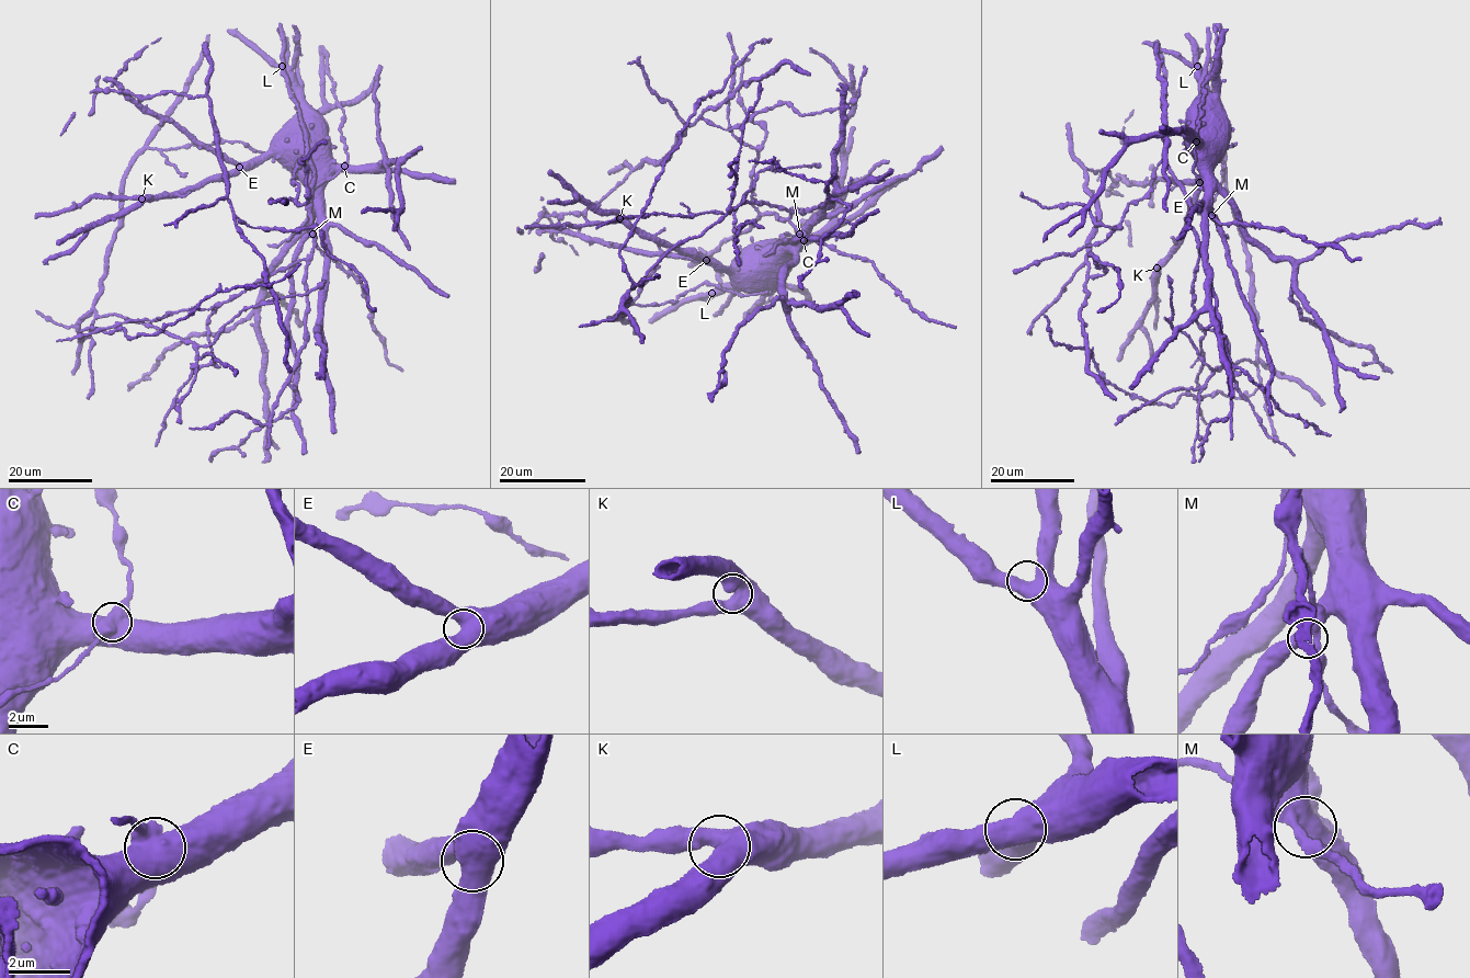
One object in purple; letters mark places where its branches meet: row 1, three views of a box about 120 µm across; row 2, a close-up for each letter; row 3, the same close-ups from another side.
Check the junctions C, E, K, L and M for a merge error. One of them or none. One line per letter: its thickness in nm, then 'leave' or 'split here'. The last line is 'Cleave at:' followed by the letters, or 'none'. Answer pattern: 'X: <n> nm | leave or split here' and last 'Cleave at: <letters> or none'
C: 700 nm | leave
E: 500 nm | leave
K: 550 nm | leave
L: 700 nm | leave
M: 480 nm | leave
Cleave at: none

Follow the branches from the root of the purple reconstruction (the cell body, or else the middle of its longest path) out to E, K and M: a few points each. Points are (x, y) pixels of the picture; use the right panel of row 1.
E: (1200, 111), (1196, 115), (1197, 132), (1206, 158), (1199, 182)
K: (1200, 111), (1196, 115), (1197, 135), (1206, 159), (1177, 243), (1157, 268)
M: (1200, 111), (1188, 123), (1188, 145), (1207, 185), (1211, 215)

